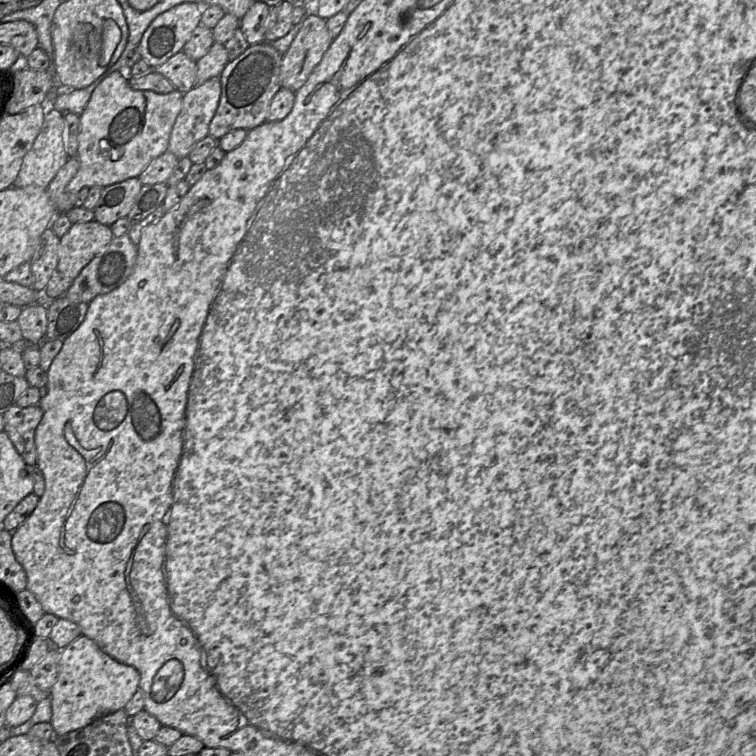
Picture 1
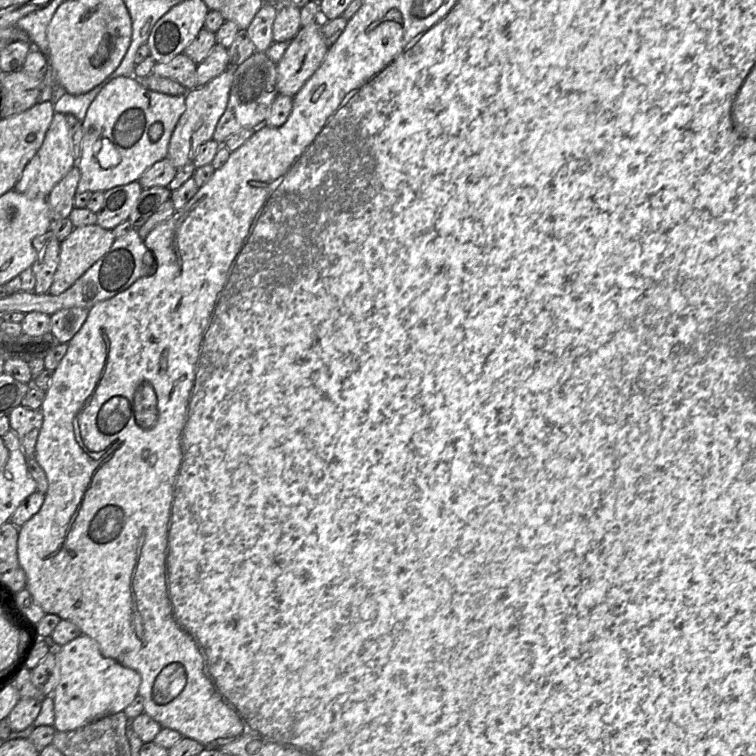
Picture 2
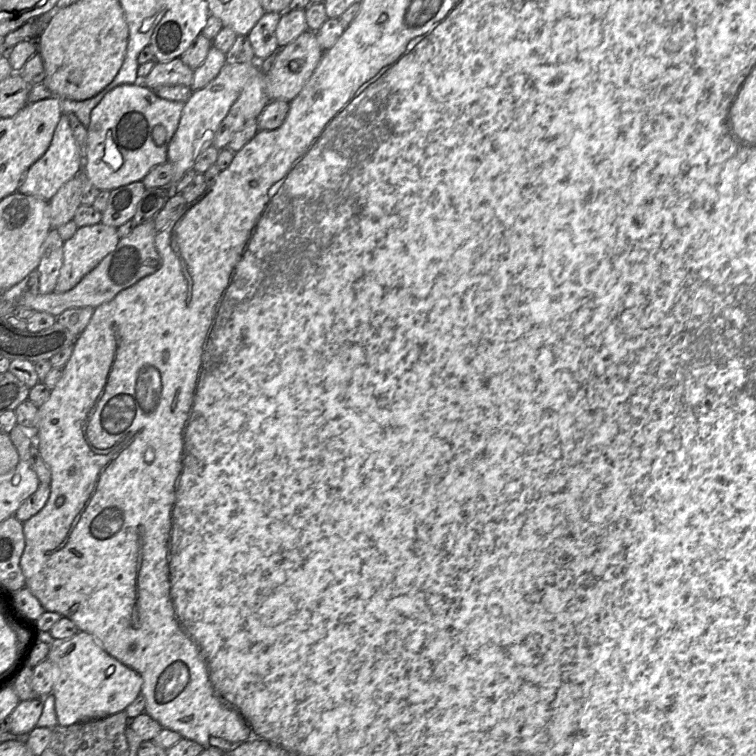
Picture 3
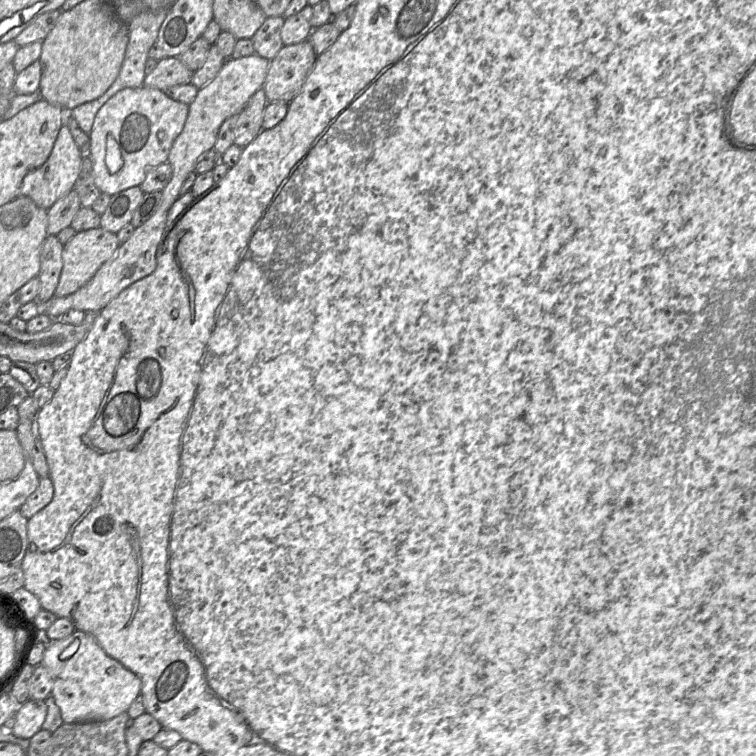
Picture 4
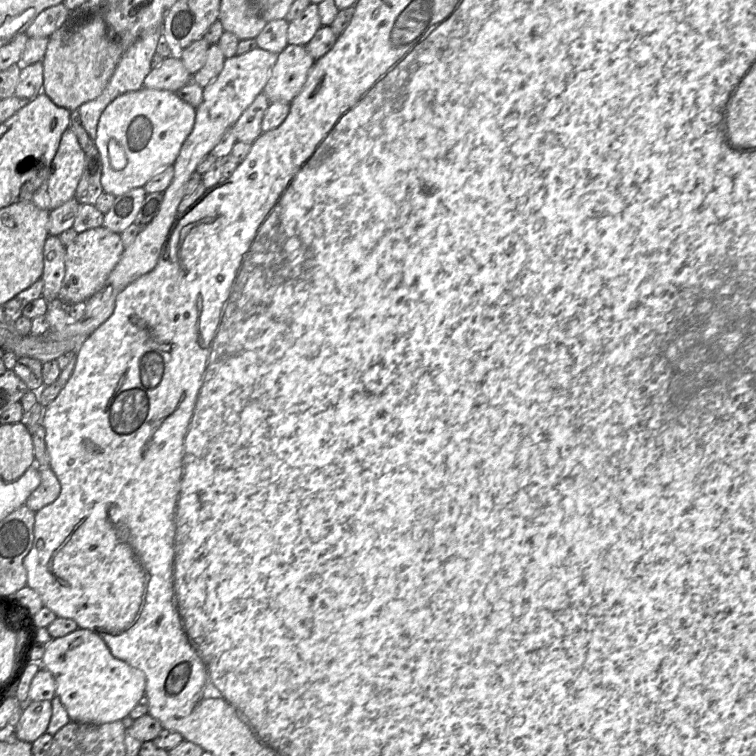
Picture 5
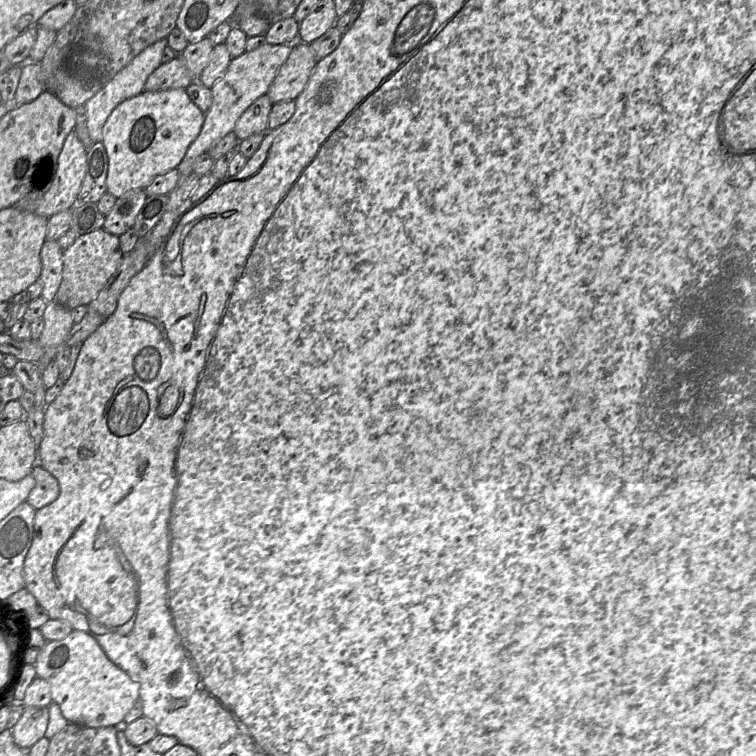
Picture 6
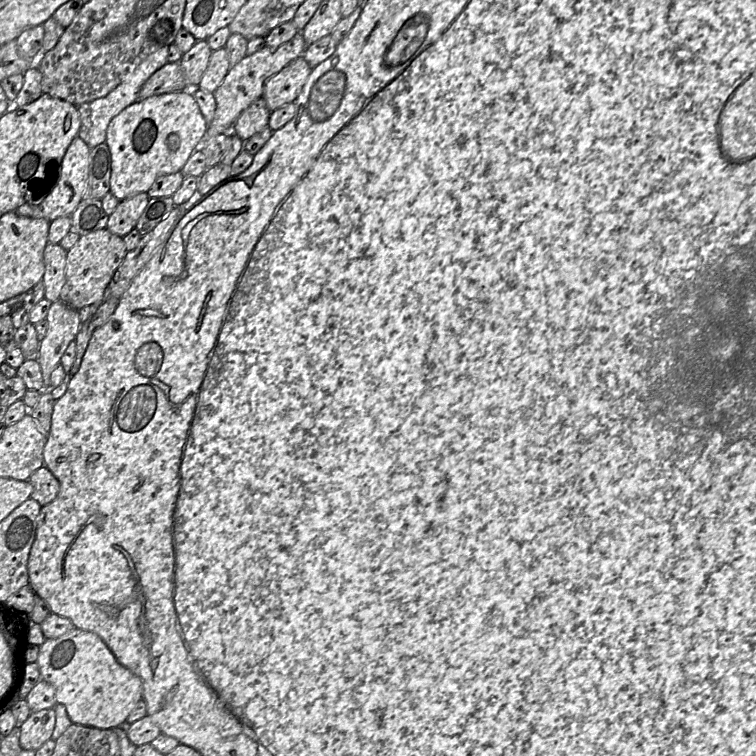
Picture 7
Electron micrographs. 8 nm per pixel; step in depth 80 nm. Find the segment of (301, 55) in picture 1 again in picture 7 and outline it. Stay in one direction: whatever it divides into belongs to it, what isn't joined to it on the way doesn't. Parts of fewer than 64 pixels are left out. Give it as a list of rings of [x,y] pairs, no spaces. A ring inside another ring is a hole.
[[[303,56],[291,61],[265,84],[262,98],[272,112],[286,104],[295,102],[301,93],[312,67]]]

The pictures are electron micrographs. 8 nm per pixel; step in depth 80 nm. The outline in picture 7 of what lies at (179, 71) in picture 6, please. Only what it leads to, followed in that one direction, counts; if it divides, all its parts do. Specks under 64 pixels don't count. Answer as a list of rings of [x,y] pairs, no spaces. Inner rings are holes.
[[[168,62],[155,71],[139,91],[138,100],[187,89],[180,62]]]

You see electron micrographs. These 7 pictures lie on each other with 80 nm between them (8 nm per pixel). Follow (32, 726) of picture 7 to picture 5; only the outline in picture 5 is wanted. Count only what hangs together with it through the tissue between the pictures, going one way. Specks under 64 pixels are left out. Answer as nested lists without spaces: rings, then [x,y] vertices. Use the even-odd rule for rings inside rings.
[[[41,700],[21,705],[23,713],[15,727],[15,735],[19,740],[33,743],[46,733],[52,716],[51,701]]]

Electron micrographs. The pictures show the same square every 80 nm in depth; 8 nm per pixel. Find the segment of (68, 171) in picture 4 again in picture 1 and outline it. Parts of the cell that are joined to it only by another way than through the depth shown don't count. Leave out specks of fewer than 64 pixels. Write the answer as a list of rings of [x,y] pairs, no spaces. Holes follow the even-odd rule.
[[[48,108],[41,131],[24,156],[15,187],[48,188],[58,171],[69,159],[64,148],[64,113]]]

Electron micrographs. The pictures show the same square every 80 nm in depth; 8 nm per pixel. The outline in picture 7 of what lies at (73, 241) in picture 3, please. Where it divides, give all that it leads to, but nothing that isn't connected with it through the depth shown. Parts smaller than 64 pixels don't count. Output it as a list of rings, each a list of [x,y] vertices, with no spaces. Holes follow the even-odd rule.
[[[107,229],[81,236],[67,251],[65,284],[60,293],[60,301],[76,310],[103,302],[105,290],[126,254],[123,238]]]

